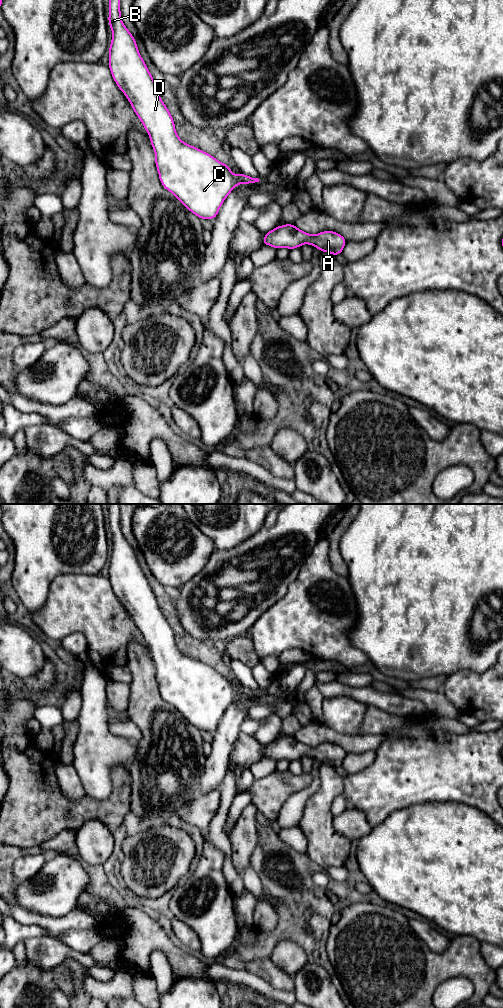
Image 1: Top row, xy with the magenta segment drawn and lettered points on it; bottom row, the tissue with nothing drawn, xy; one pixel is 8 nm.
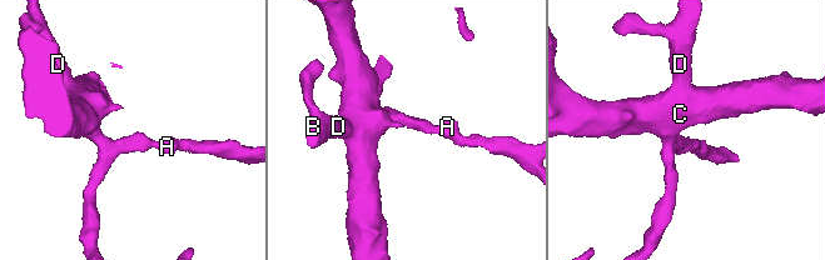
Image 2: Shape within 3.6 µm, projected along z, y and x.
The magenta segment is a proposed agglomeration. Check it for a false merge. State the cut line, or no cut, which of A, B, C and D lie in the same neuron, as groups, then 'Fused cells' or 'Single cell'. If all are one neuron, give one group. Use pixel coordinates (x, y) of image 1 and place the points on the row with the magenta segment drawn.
No split. Groups: A B C D. Single cell

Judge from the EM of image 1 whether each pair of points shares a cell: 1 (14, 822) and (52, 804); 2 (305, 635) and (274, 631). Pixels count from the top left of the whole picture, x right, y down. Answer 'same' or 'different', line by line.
1: same
2: same

